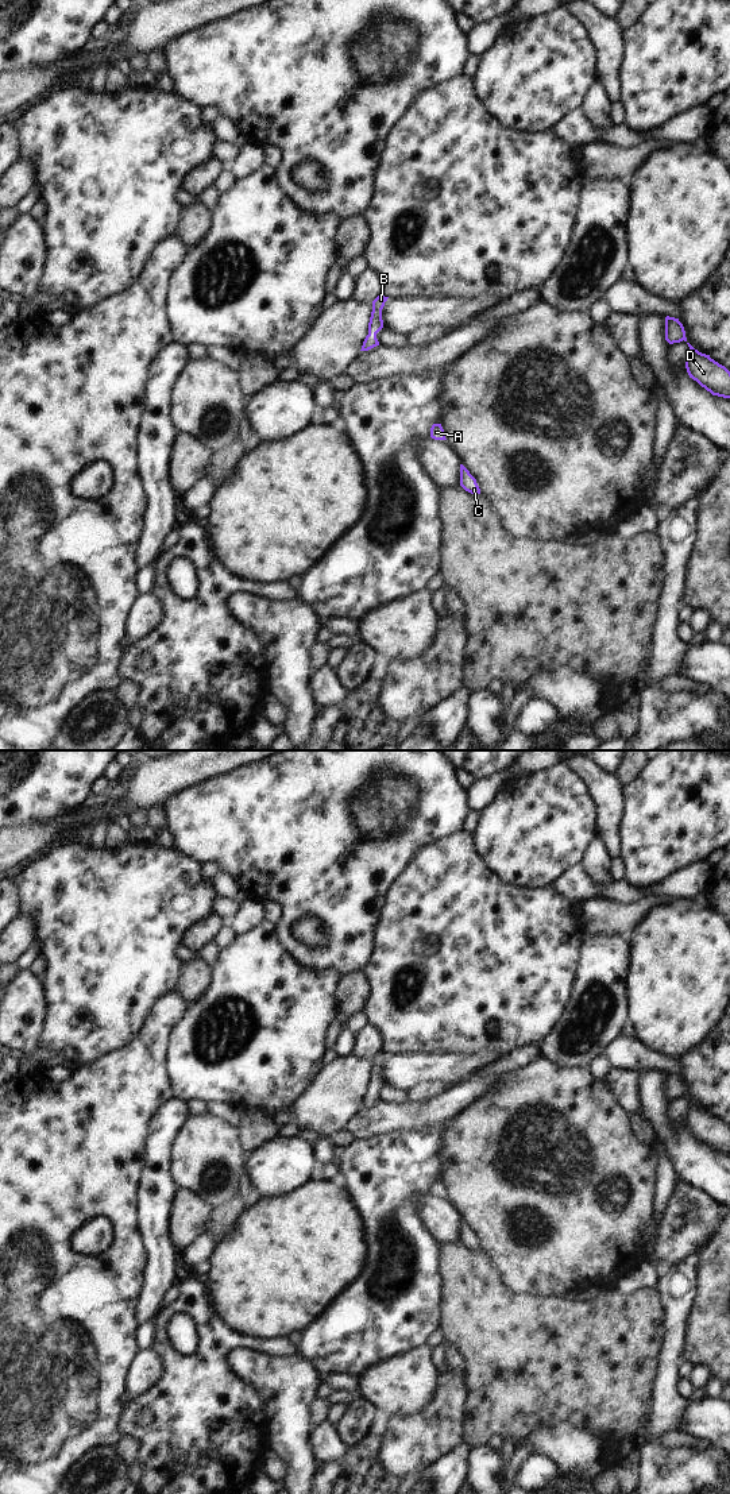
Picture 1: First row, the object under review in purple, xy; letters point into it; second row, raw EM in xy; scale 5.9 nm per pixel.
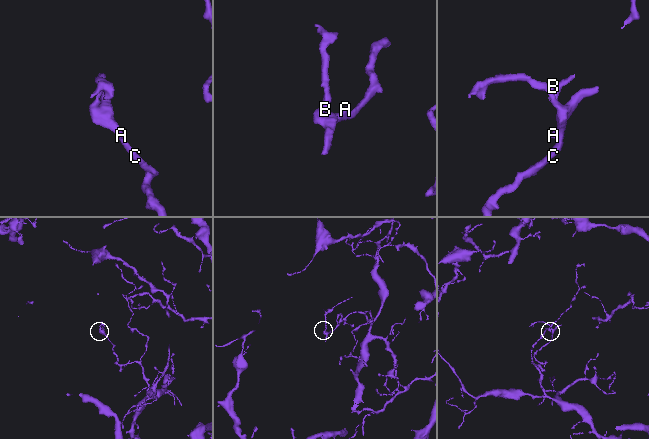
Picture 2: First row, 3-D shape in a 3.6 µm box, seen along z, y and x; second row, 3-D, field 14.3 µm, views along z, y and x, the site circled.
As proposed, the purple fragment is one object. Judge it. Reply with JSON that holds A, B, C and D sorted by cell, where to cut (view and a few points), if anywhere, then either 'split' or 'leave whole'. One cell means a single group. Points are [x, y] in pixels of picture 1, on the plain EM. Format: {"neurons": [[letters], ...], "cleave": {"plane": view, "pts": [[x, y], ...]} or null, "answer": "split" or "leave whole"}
{"neurons": [["A", "B", "C", "D"]], "cleave": null, "answer": "leave whole"}

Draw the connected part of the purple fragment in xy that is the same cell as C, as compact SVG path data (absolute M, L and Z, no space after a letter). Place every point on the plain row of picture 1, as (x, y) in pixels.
M460 1220L460 1242L471 1250L480 1250L480 1244L476 1239L476 1235L463 1220Z

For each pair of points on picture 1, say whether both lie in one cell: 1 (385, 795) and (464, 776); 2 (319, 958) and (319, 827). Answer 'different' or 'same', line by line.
1: different
2: same

